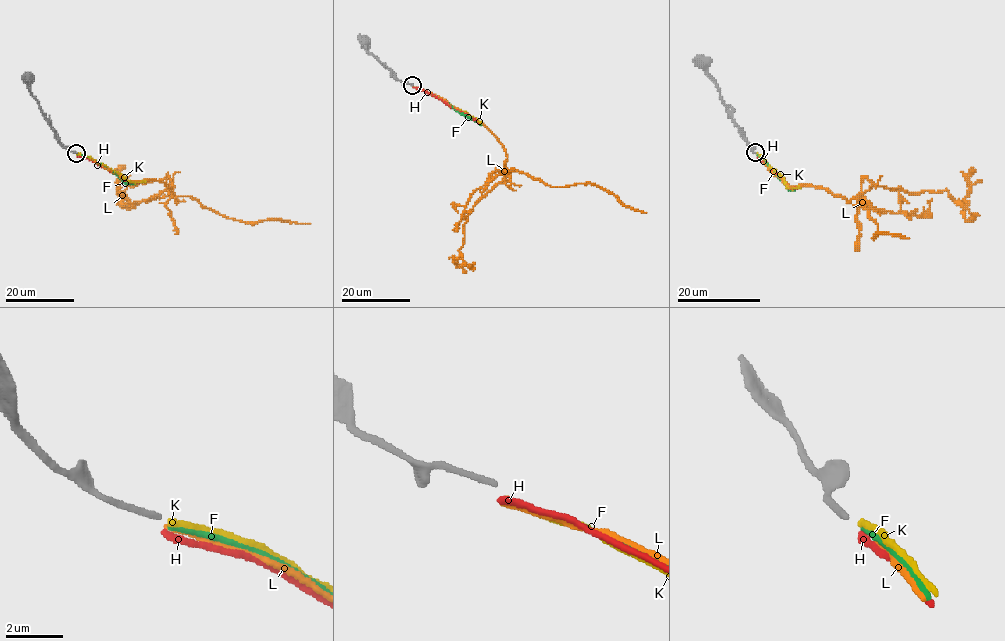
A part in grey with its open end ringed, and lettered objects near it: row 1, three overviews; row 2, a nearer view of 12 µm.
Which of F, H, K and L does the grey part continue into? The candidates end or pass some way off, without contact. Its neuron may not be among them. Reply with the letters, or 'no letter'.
no letter

